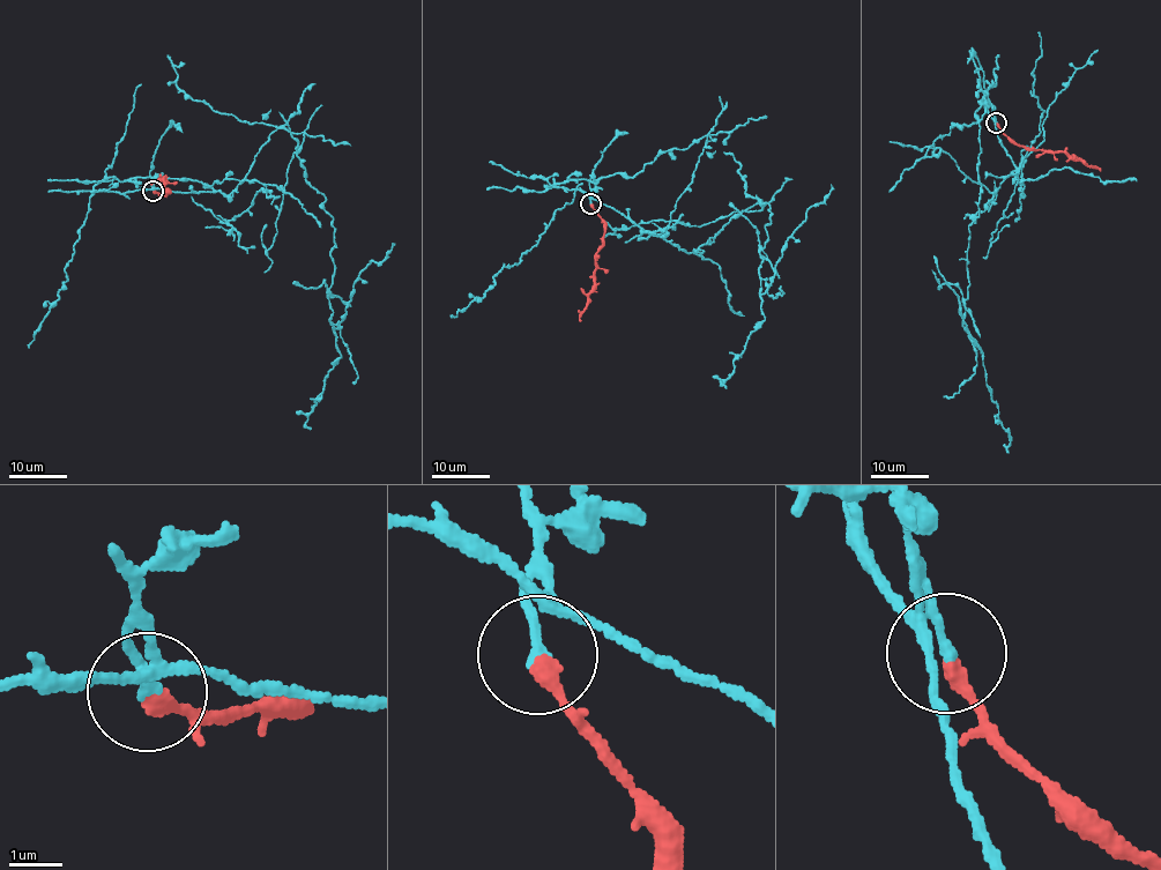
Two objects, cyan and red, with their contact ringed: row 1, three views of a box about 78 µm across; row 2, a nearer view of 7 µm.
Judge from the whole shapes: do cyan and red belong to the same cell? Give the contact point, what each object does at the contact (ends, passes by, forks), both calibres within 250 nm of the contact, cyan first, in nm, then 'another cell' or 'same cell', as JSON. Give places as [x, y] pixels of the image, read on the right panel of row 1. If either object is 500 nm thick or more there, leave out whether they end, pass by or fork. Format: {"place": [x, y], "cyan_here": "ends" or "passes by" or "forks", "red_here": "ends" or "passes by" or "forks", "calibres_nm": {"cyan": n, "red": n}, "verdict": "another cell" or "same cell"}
{"place": [996, 123], "cyan_here": "ends", "red_here": "ends", "calibres_nm": {"cyan": 200, "red": 320}, "verdict": "another cell"}

